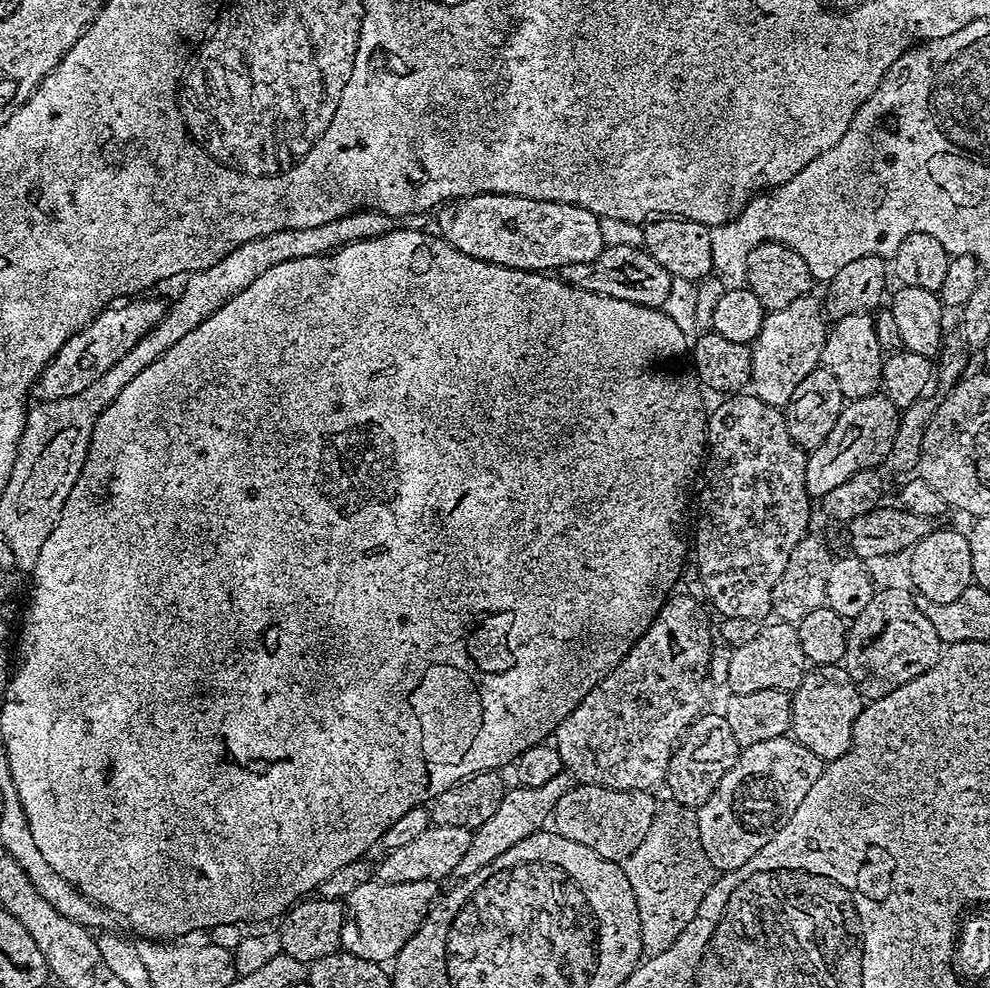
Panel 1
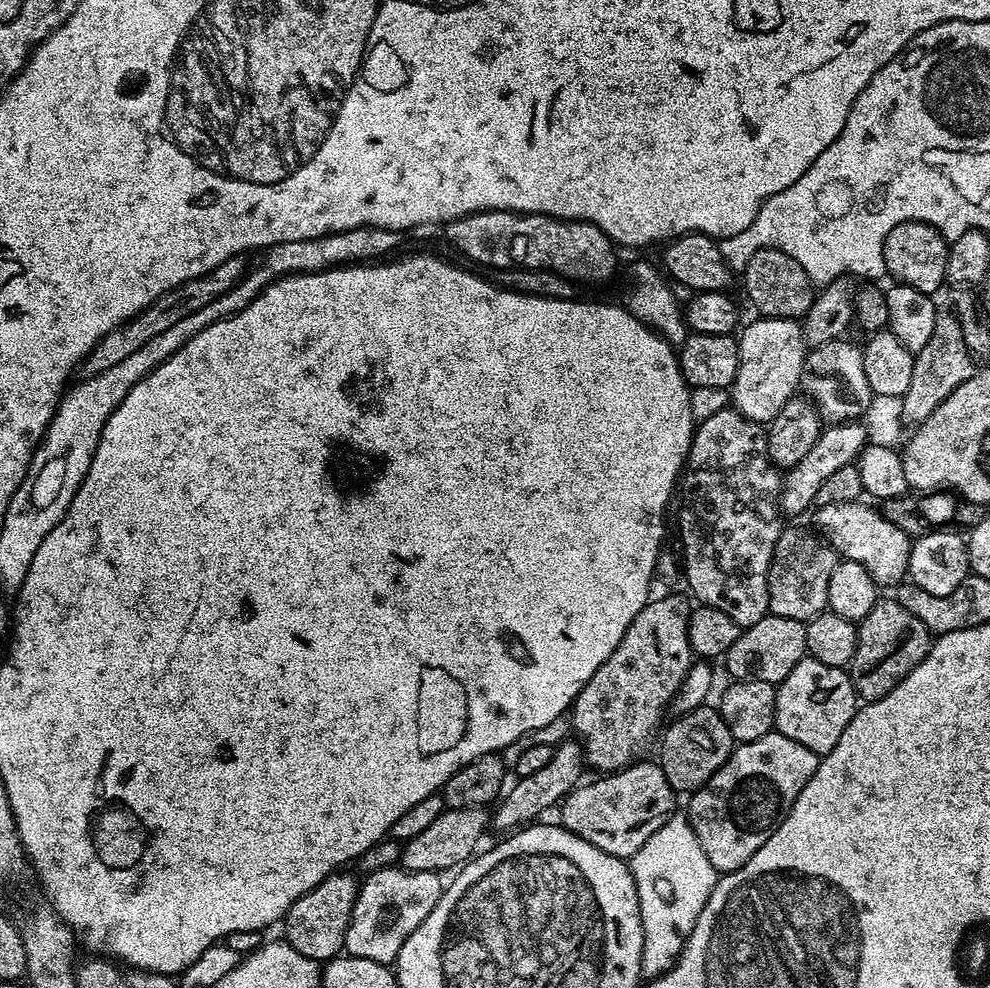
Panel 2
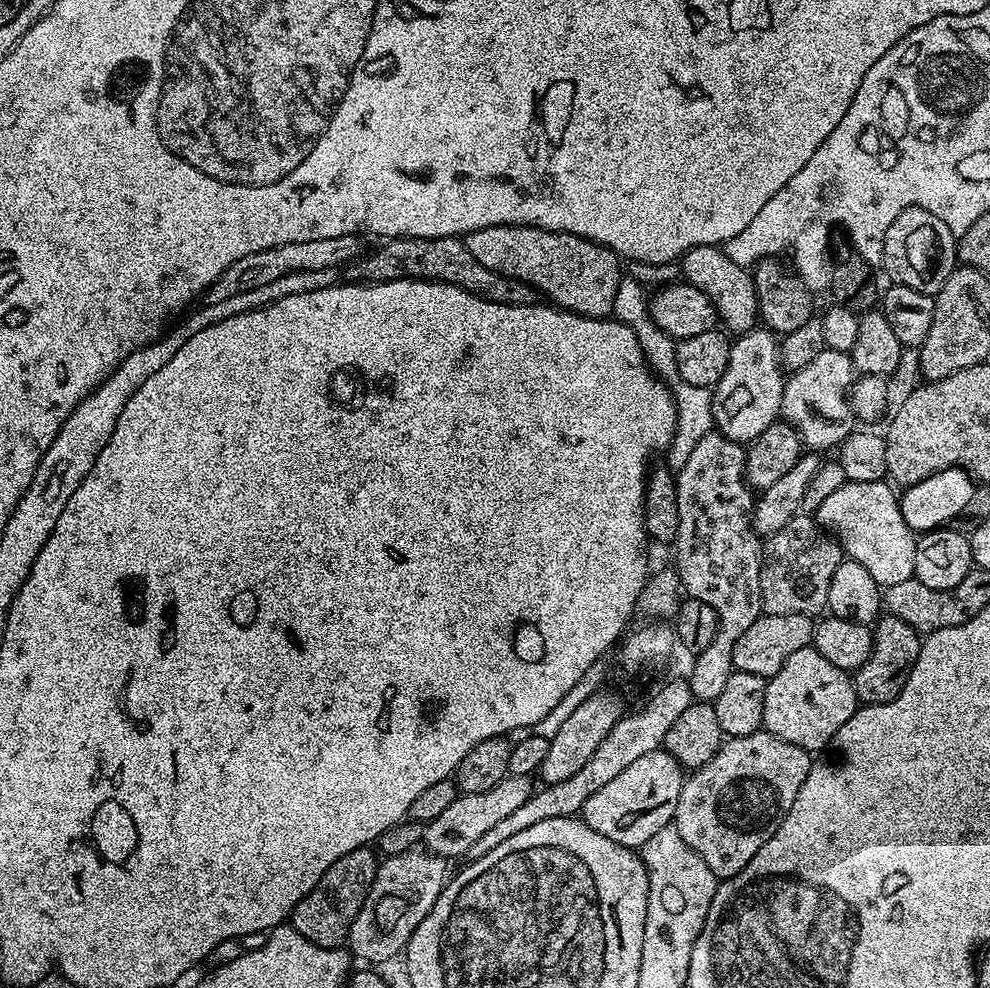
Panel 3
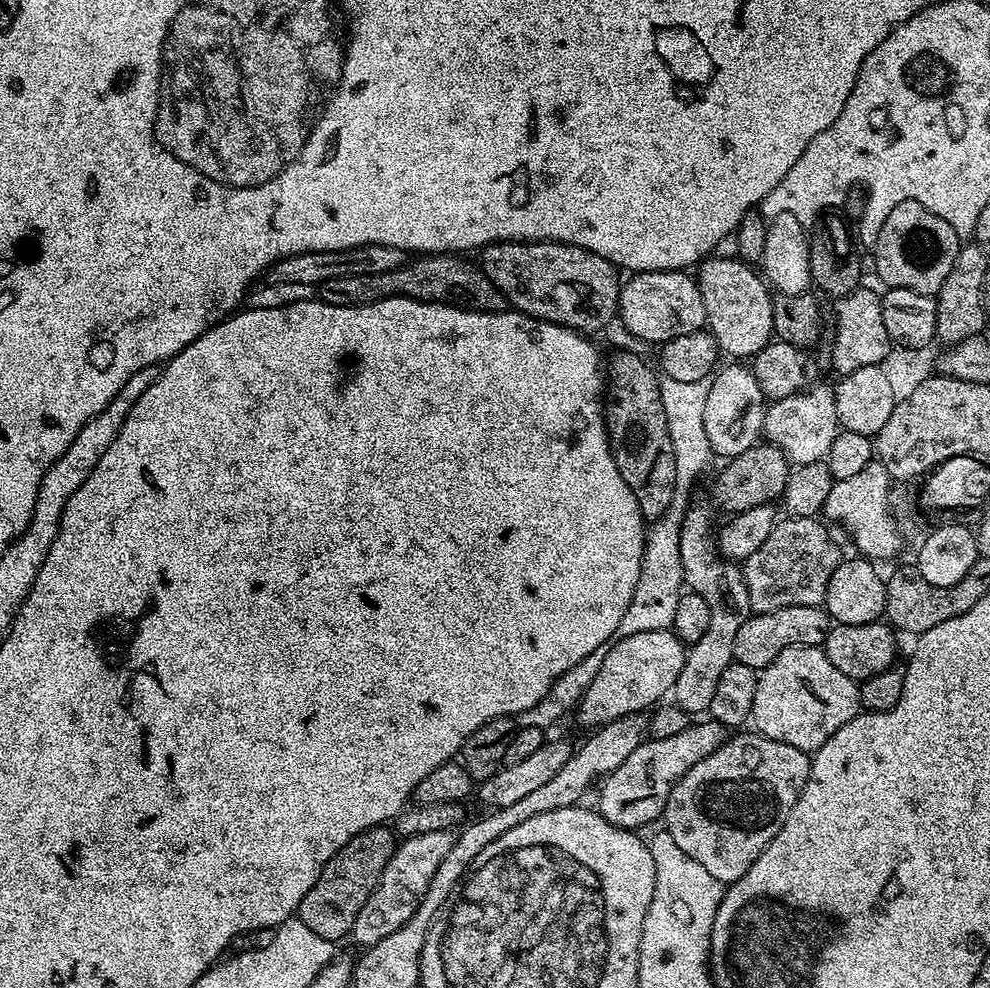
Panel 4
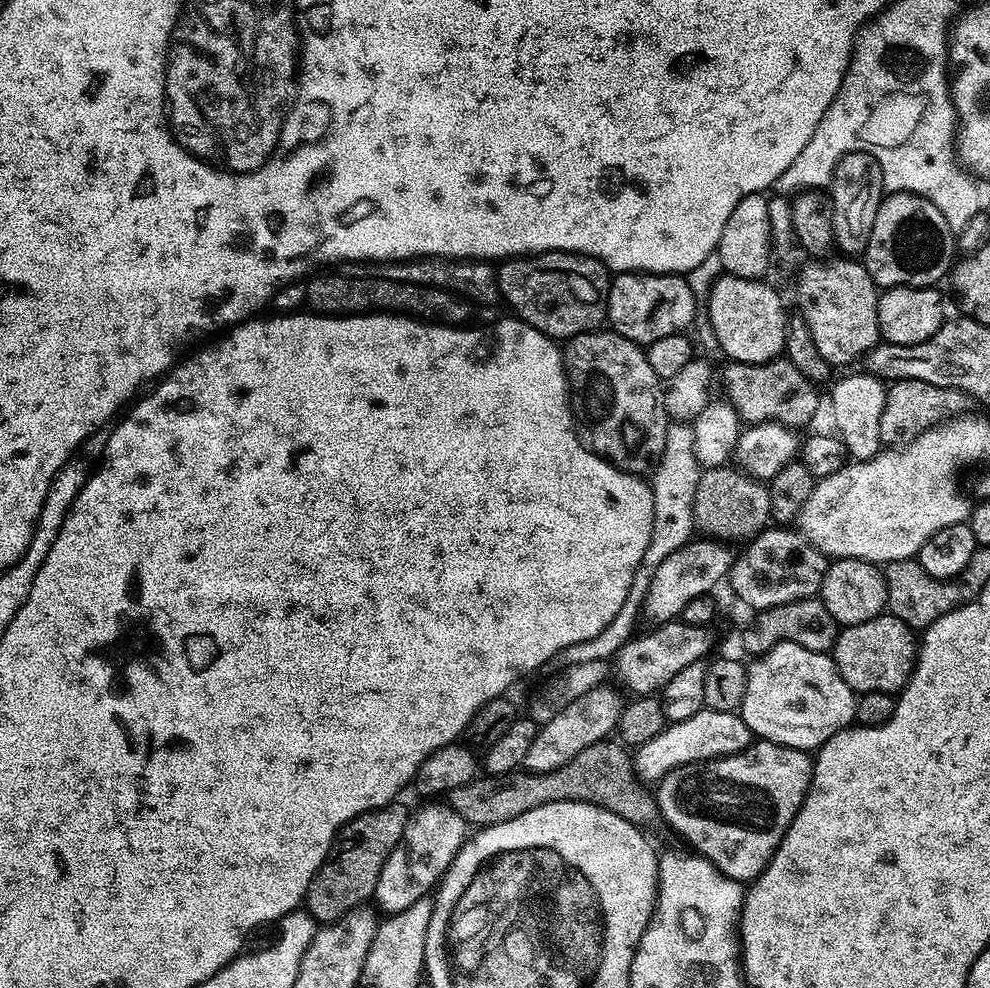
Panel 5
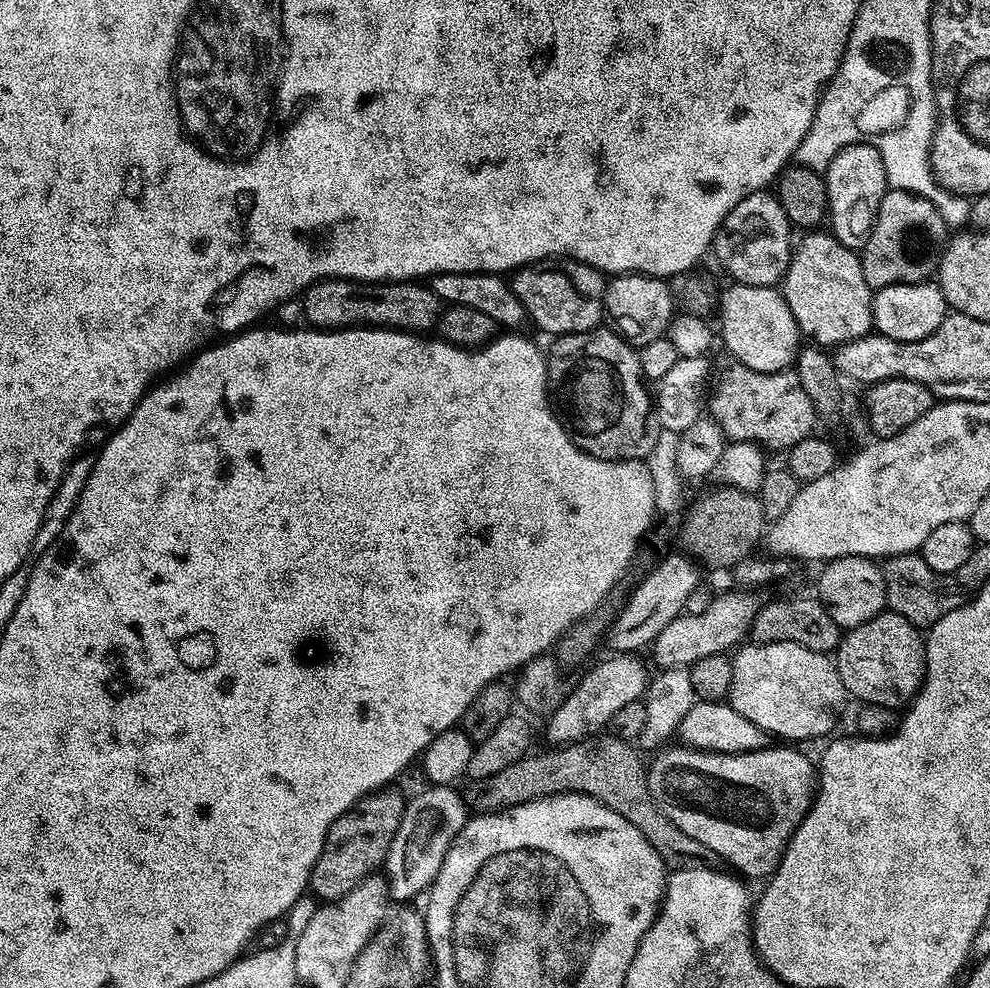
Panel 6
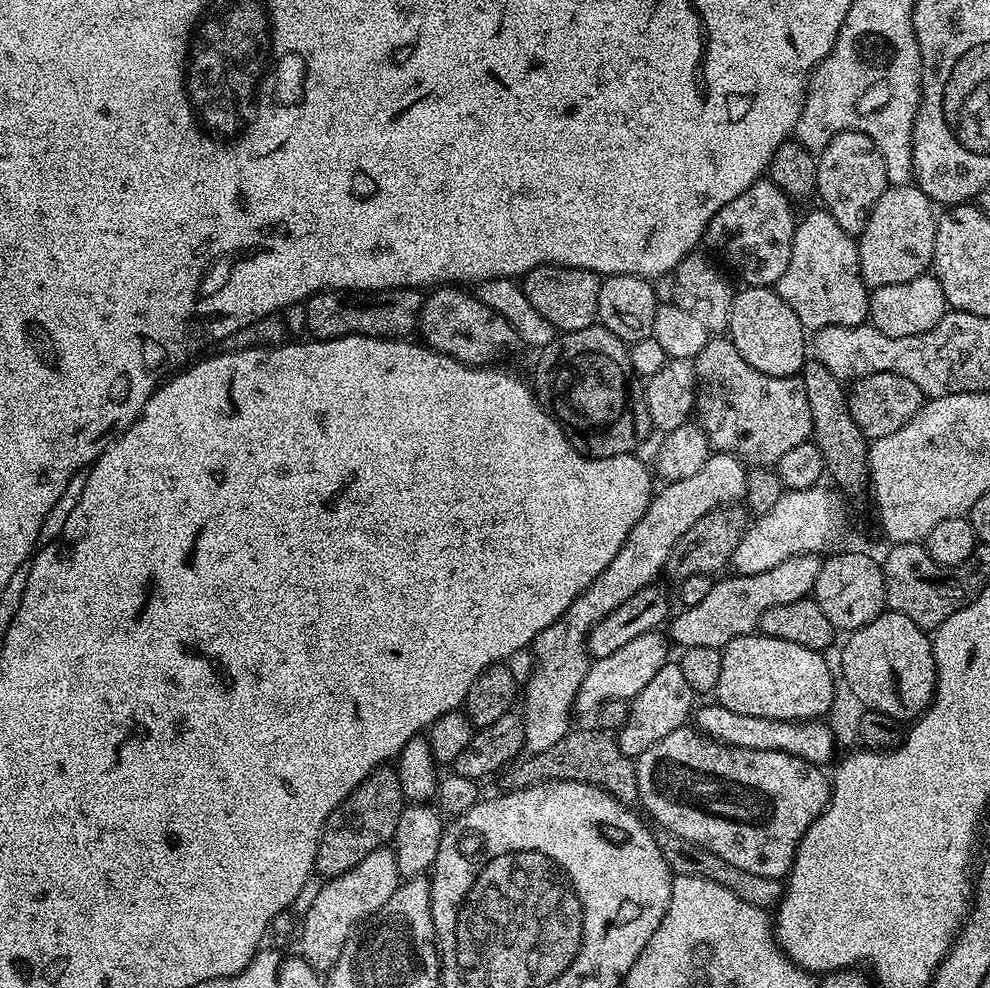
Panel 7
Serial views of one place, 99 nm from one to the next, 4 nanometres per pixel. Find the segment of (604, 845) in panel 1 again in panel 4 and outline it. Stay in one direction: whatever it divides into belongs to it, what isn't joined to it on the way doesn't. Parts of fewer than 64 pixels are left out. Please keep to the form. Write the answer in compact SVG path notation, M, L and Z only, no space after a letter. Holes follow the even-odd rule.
M704 718L701 724L689 723L682 734L674 734L670 738L645 739L629 758L622 762L612 773L605 776L600 788L601 816L619 828L644 830L647 824L659 821L664 814L664 807L670 798L672 788L702 758L714 754L724 744L726 729L724 725L711 718Z

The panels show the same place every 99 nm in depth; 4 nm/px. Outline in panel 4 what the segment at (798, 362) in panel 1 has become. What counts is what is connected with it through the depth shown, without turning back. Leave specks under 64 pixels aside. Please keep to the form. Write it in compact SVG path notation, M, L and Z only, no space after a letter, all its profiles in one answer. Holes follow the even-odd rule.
M732 362L729 368L721 367L713 378L713 386L707 395L703 425L709 438L709 446L717 457L731 458L750 450L761 439L764 431L766 397L758 386L751 367Z

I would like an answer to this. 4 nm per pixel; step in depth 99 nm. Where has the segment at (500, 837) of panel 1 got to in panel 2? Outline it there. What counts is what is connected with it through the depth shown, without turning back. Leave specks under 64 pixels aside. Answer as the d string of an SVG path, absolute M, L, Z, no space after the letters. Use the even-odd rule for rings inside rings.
M568 738L555 745L550 762L542 766L529 776L521 776L515 782L516 785L509 787L503 793L502 799L495 805L496 813L493 811L490 816L490 824L493 829L497 828L500 834L508 834L521 826L527 826L539 821L540 816L547 808L555 809L560 801L581 783L580 776L586 772L586 761L582 755L582 749L575 739Z

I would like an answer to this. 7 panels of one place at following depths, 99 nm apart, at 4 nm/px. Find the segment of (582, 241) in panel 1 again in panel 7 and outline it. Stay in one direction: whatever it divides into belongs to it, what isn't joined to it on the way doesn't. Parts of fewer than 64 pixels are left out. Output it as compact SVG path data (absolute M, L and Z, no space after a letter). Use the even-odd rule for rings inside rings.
M539 264L537 268L532 268L525 272L522 277L522 287L526 298L530 298L530 306L546 318L561 333L573 332L574 330L586 330L592 324L597 323L598 317L598 290L600 289L601 277L597 273L585 268L567 268L561 264Z

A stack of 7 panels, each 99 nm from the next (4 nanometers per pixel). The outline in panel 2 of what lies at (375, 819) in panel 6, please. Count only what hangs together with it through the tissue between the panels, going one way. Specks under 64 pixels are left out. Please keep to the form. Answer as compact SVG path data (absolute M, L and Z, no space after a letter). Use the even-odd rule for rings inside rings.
M348 870L331 872L322 882L318 882L318 886L314 886L314 890L302 894L302 898L298 898L290 906L282 921L283 939L294 946L298 954L306 954L306 958L317 962L327 962L341 955L360 885L361 881L355 880Z

